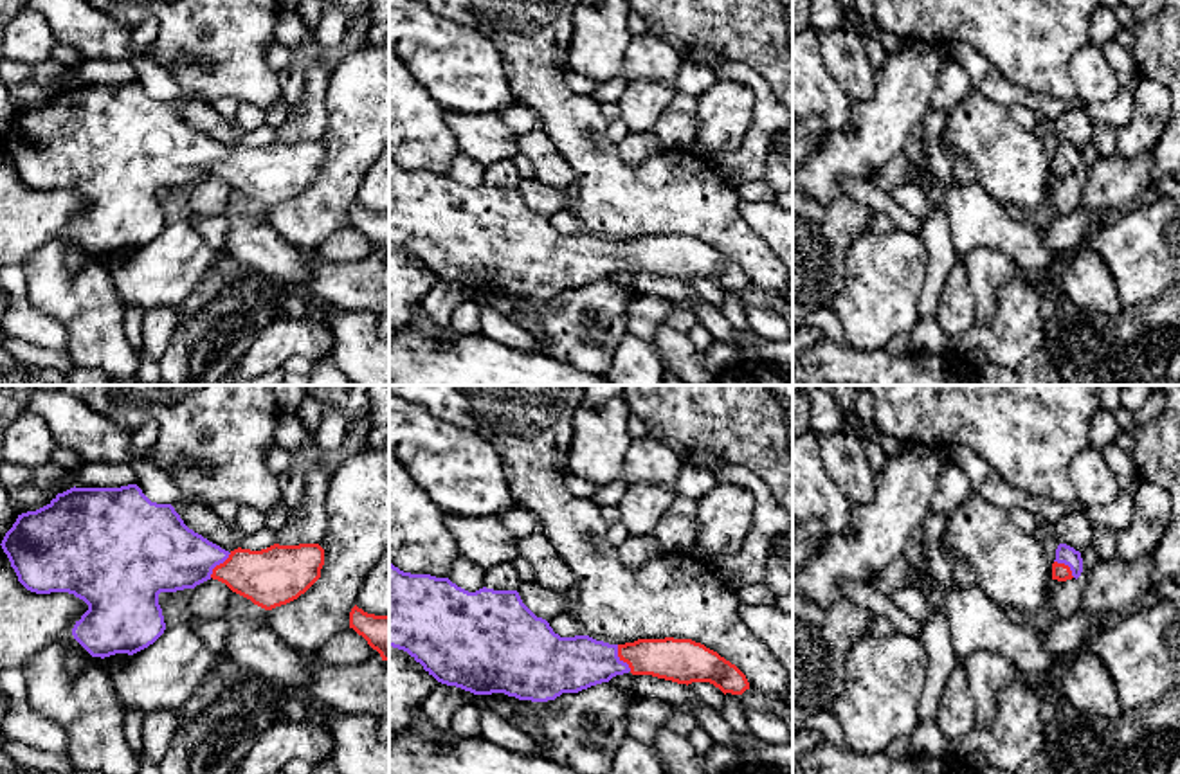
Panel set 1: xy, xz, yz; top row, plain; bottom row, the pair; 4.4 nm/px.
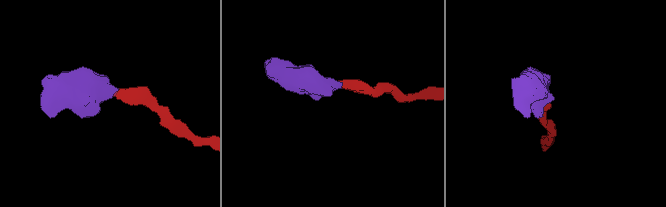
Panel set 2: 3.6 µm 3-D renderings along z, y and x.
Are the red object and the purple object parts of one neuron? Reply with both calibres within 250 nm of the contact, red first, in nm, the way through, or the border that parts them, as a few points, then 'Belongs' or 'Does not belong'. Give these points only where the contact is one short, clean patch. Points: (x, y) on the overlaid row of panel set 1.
Thickness 190 nm (red) against 260 nm. Path across: xz (672, 659), (620, 657), (566, 665). Belongs

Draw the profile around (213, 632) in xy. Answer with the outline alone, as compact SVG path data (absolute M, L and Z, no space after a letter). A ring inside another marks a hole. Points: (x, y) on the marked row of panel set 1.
M189 617L187 623L196 630L204 644L220 659L223 659L223 653L227 650L227 635L229 635L227 619L225 617L216 617L216 619Z

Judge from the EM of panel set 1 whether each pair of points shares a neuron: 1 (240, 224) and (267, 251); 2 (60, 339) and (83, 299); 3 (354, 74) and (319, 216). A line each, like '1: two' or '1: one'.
1: one
2: two
3: one

